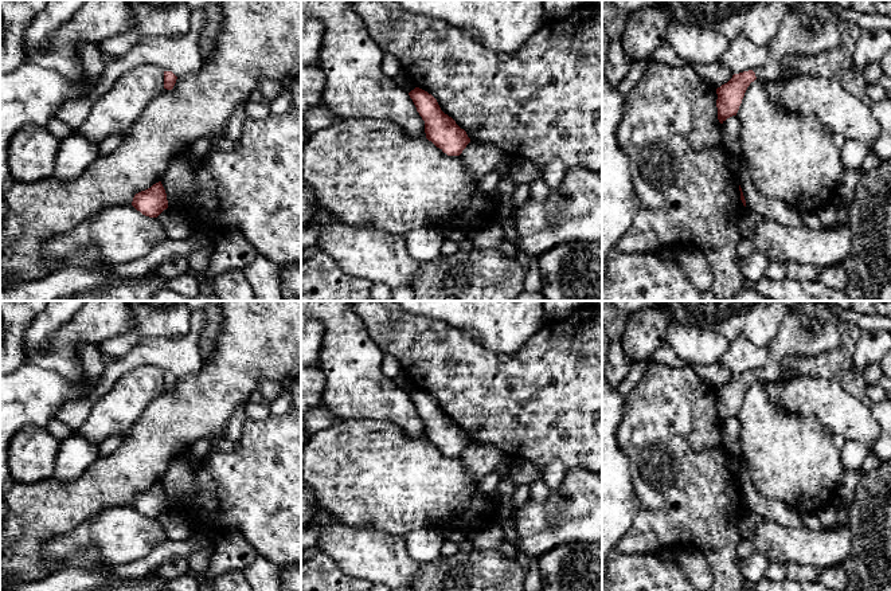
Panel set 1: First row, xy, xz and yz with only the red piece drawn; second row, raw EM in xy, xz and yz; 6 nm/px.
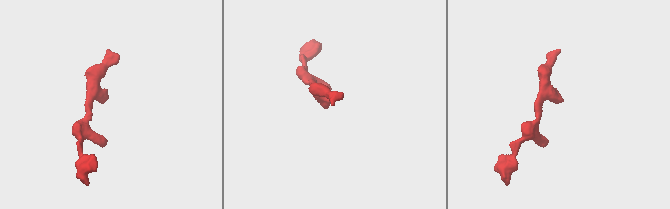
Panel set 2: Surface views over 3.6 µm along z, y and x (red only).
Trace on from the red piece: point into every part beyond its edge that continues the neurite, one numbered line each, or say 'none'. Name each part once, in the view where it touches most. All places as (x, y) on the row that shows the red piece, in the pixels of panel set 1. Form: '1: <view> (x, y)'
1: yz (811, 27)

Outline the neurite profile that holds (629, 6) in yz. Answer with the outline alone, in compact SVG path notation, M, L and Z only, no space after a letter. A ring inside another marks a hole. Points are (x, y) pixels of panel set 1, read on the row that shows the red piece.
M610 0L616 7L629 12L634 12L644 7L653 7L657 0Z

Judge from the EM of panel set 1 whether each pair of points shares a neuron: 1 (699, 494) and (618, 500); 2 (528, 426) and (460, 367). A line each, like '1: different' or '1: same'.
1: different
2: same

